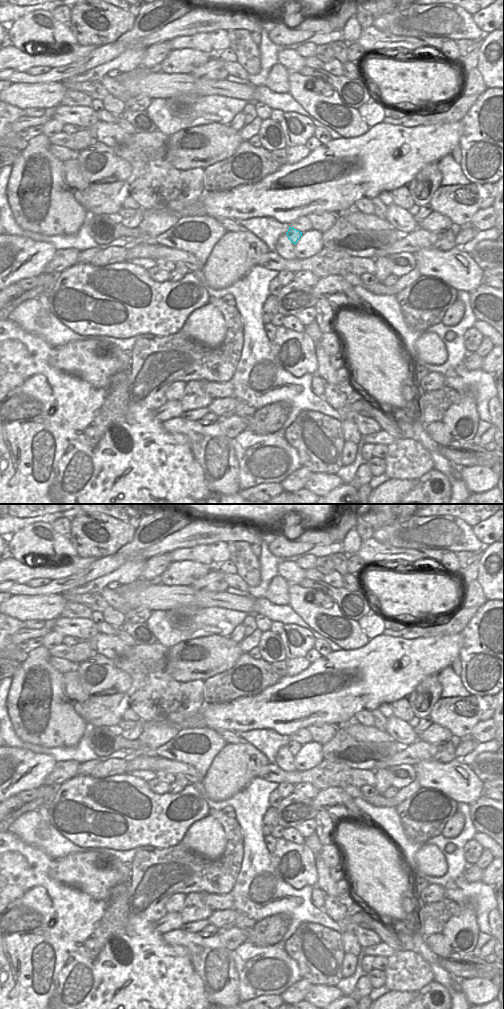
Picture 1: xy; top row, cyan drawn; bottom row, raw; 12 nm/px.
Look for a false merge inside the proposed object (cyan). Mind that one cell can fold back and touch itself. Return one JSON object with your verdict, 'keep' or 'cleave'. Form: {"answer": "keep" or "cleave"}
{"answer": "keep"}

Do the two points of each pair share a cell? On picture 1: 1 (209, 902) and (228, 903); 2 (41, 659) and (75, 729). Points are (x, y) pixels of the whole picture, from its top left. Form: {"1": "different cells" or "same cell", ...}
{"1": "same cell", "2": "same cell"}

